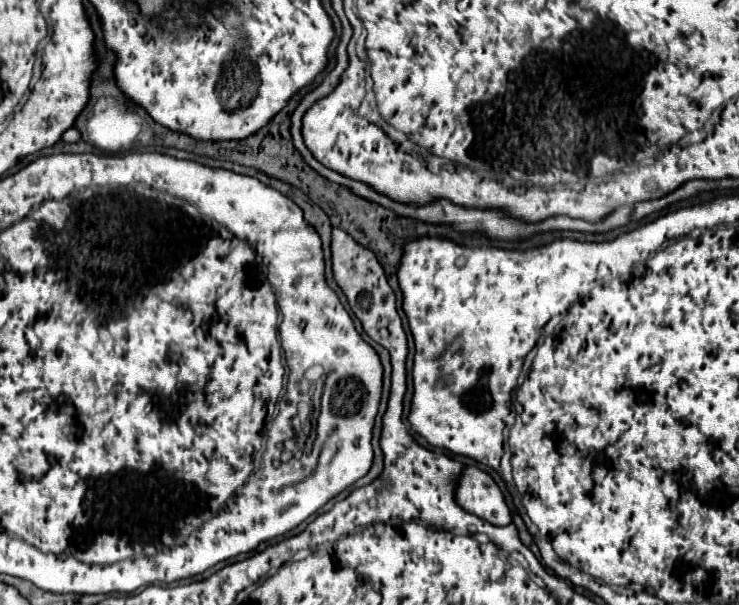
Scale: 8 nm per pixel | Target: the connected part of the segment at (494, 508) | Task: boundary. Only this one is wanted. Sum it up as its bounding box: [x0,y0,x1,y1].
[454,466,512,526]

